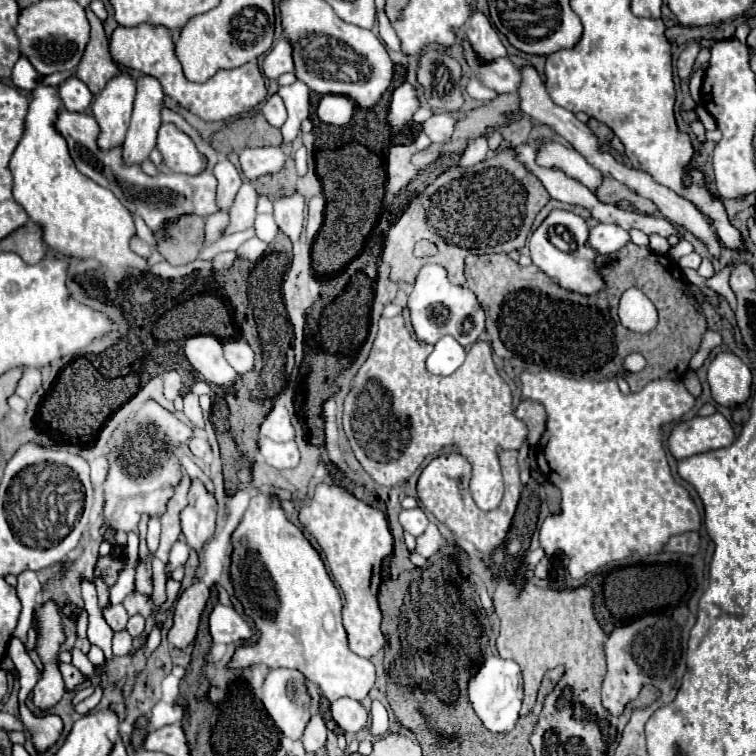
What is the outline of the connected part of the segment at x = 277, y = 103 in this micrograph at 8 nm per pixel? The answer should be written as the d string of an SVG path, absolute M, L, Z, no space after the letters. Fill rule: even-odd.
M273 94L267 102L265 102L265 106L263 106L263 116L267 118L267 122L271 124L271 126L275 126L275 128L281 128L283 124L285 124L285 120L287 120L287 110L285 110L285 106L283 106L283 100L277 96L277 94Z

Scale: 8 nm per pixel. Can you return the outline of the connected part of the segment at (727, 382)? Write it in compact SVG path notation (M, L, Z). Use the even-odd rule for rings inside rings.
M719 352L707 372L711 394L721 406L739 406L751 396L751 370L733 352Z

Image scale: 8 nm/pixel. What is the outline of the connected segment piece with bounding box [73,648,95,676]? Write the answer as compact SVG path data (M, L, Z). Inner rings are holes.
M79 648L73 650L73 664L75 664L83 674L87 674L87 676L91 676L91 674L95 672L95 666L89 662L89 658L87 658Z

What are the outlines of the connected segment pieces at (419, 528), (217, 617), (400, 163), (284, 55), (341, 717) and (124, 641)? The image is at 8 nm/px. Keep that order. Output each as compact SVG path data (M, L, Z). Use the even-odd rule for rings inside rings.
M413 508L413 510L403 510L399 516L399 522L403 526L405 532L409 532L411 536L421 536L429 524L425 512L421 508Z
M217 604L215 610L211 612L209 628L211 628L212 645L217 644L217 653L223 653L228 649L228 645L235 642L237 647L238 642L251 640L255 634L255 630L247 620L243 620L233 608L223 604Z
M413 144L391 146L387 154L387 183L385 194L387 204L395 200L395 196L419 174L419 168L411 162L411 156L417 152Z
M281 38L267 54L263 60L263 74L267 78L277 80L285 72L293 72L293 48L287 42L287 38Z
M339 698L331 704L333 720L347 732L347 734L359 734L369 726L369 714L365 706L351 698Z
M121 630L113 636L113 654L115 656L125 656L131 652L131 646L133 646L133 638L129 636L127 630Z

